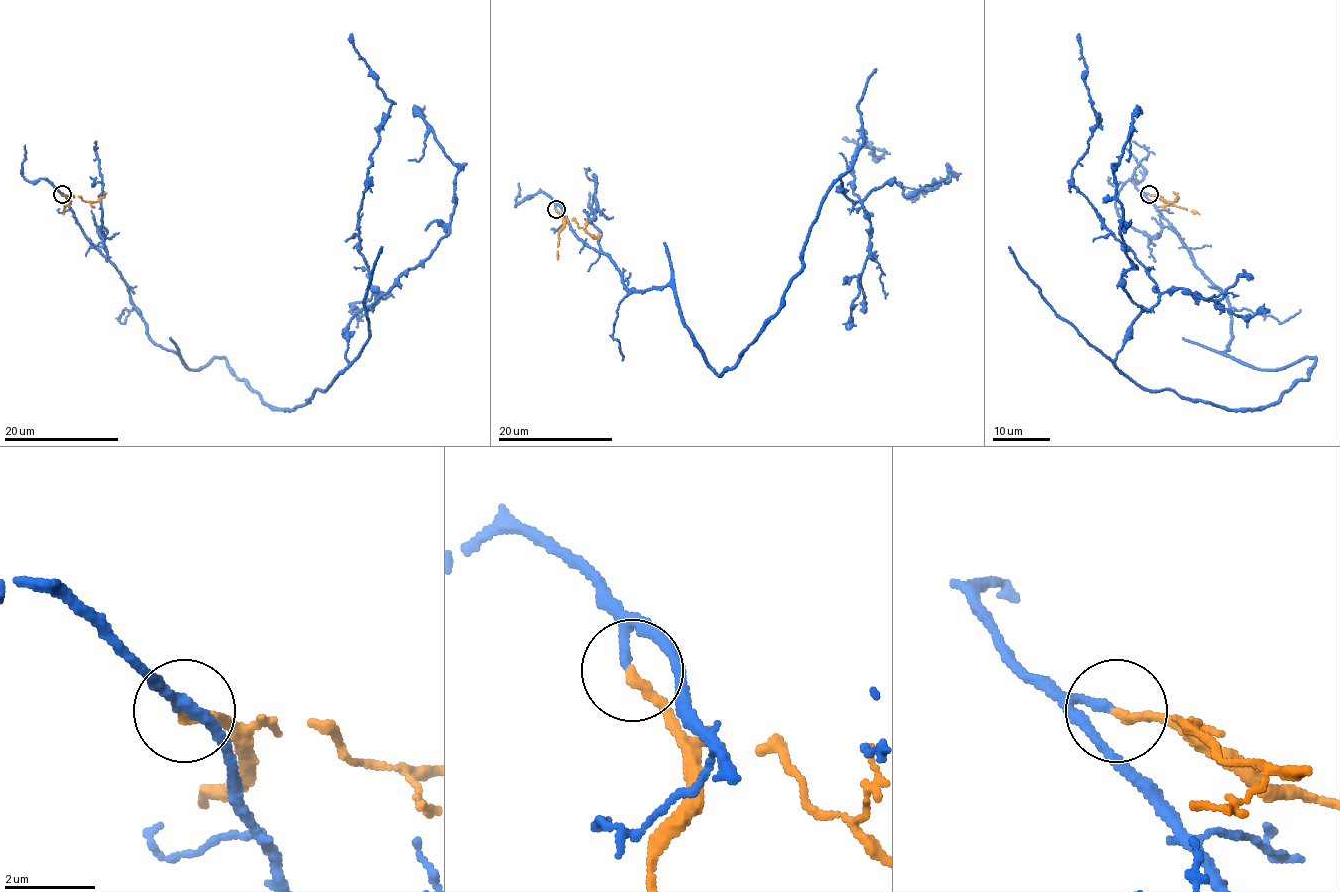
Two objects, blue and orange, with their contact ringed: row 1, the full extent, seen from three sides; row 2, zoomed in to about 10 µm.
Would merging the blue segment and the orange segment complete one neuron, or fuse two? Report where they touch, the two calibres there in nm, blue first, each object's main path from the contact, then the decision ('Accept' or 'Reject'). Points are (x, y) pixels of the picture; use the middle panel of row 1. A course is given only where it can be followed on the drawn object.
Place: (556, 209). Thickness 190 nm (blue) against 220 nm. Course of blue: (555, 210), (629, 290), (672, 288), (719, 375), (839, 177), (869, 218), (861, 131), (885, 151), (845, 138). Course of orange: (556, 210), (563, 218), (573, 220), (588, 233), (596, 237), (601, 233). Accept

